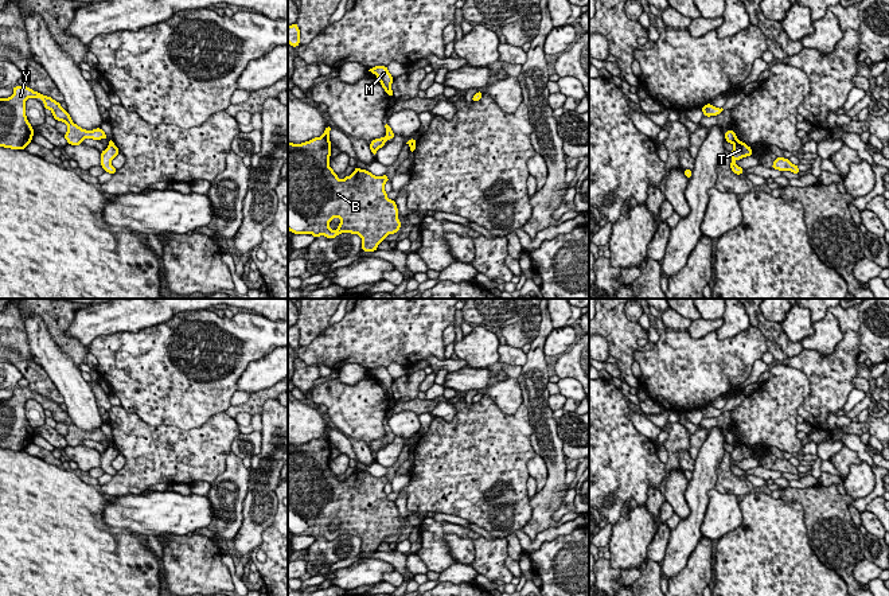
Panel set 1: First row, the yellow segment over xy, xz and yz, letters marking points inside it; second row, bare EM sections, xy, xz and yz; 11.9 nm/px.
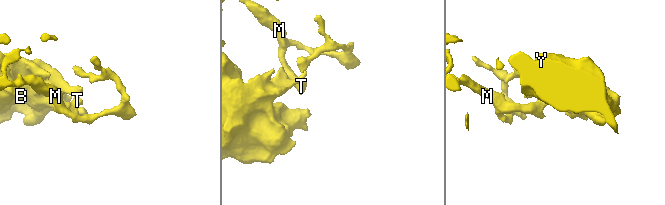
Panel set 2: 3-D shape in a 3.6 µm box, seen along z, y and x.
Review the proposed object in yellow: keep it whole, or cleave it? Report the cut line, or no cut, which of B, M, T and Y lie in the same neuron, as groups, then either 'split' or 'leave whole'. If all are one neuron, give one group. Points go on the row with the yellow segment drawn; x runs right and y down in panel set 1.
cut yz (739, 141), (733, 144); groups B Y / M T; split

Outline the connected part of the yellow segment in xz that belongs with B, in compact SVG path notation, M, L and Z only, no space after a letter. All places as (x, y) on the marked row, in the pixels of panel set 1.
M328 125L320 137L309 141L288 143L288 230L330 239L342 233L358 234L362 238L362 250L375 252L389 234L401 227L397 204L387 198L383 188L389 182L387 174L375 176L355 167L350 176L339 179L330 167L331 128Z

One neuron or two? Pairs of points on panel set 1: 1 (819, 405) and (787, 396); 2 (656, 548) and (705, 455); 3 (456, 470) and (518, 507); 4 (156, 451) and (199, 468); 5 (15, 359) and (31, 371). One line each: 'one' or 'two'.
1: two
2: two
3: one
4: one
5: one

